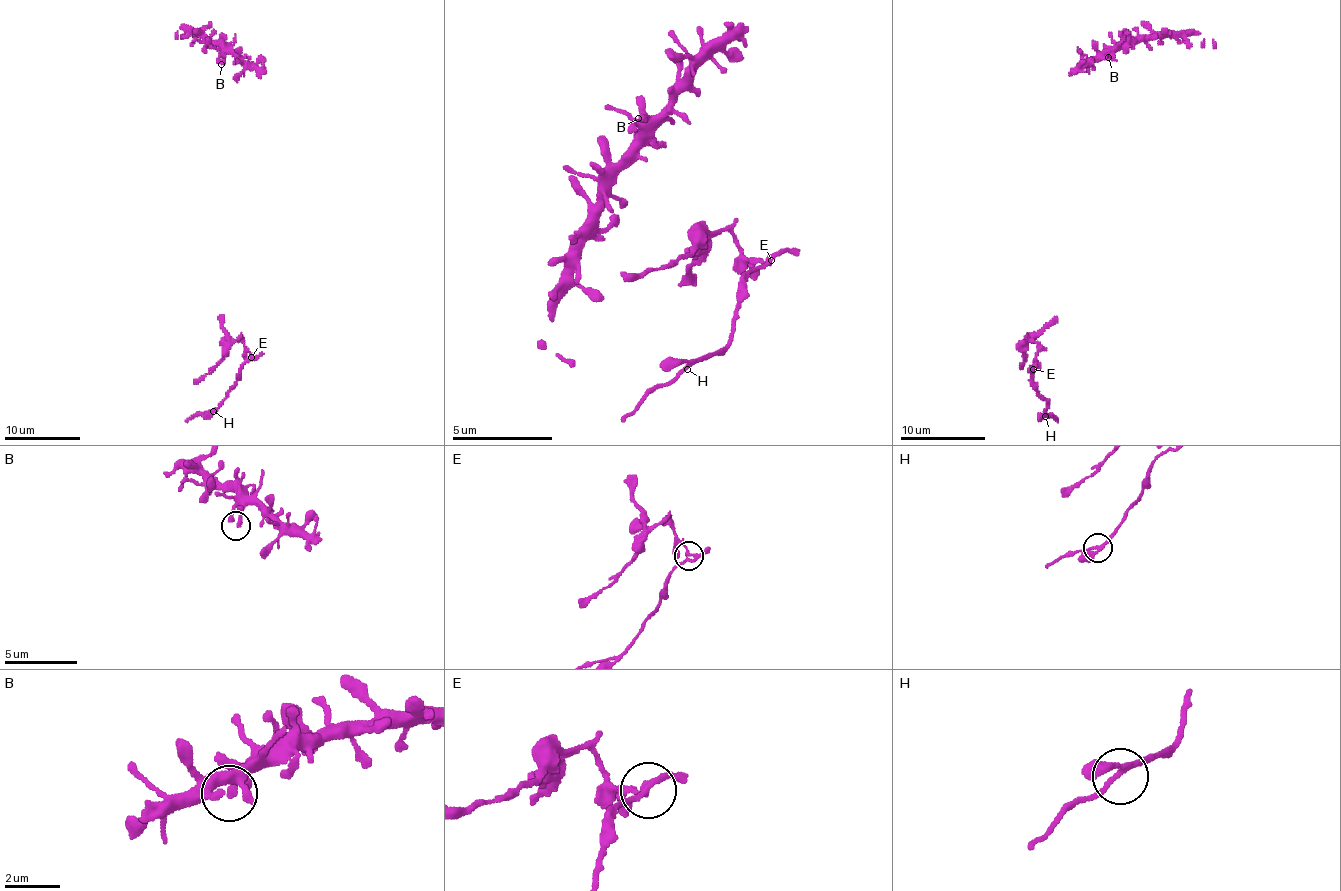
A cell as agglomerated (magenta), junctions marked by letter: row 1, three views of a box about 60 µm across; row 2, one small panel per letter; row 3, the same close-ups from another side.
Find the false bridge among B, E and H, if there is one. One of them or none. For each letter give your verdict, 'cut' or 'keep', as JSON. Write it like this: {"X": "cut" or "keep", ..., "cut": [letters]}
{"B": "keep", "E": "cut", "H": "keep", "cut": ["E"]}

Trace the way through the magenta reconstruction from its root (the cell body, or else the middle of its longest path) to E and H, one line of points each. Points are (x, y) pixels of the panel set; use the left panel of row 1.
E: (223, 315), (222, 326), (233, 341), (242, 337), (244, 348), (252, 357)
H: (223, 315), (222, 326), (233, 341), (242, 337), (244, 363), (240, 379), (213, 411)

